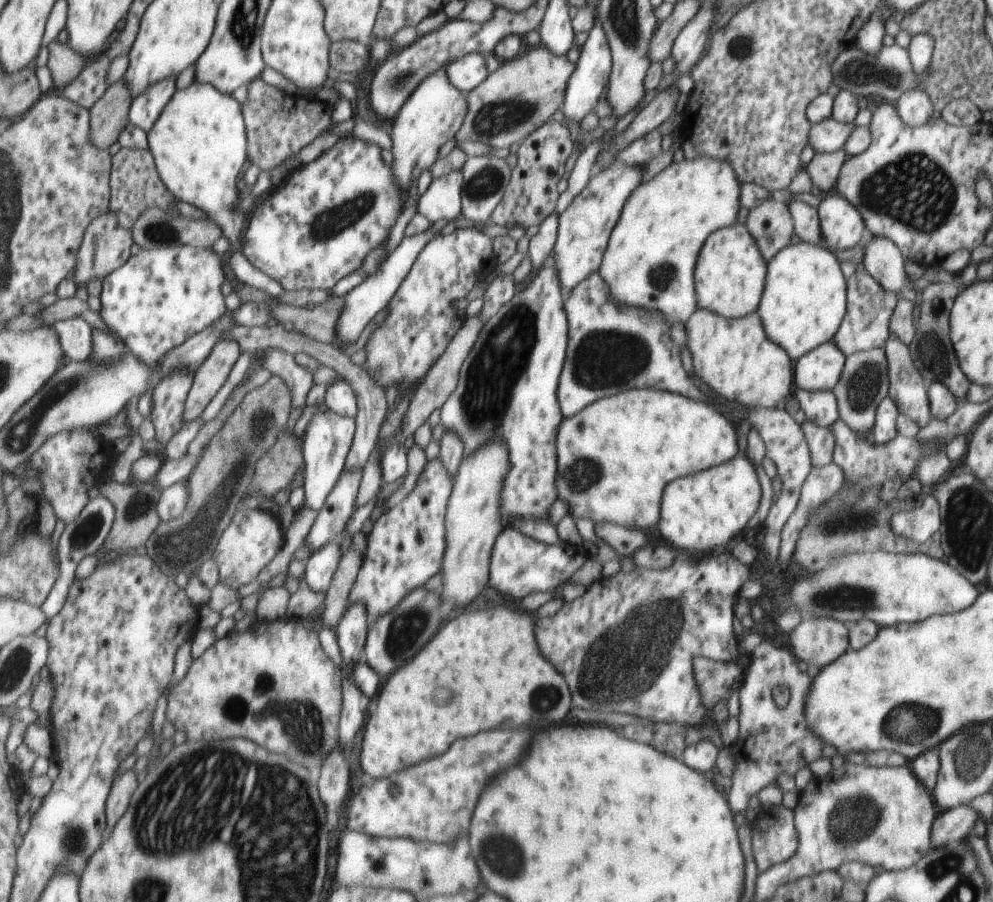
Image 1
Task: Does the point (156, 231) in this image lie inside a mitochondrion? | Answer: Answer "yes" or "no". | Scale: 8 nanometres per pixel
yes

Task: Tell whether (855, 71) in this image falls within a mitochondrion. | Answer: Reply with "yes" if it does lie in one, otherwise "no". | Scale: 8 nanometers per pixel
yes

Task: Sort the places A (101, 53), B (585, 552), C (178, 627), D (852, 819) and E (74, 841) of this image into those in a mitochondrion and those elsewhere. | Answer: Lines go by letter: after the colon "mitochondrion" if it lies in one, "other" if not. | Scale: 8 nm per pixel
A: other
B: other
C: other
D: mitochondrion
E: mitochondrion

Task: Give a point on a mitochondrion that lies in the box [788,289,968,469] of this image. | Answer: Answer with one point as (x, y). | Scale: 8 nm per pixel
(935, 356)

